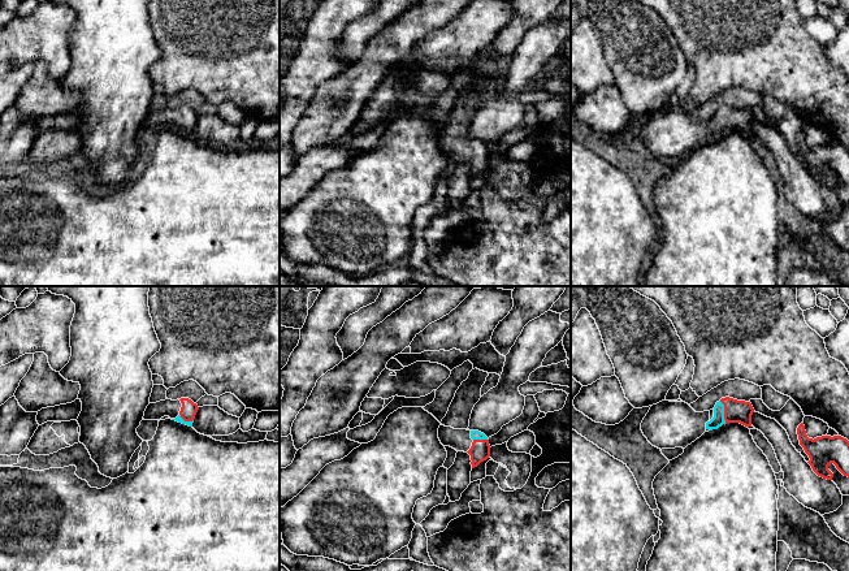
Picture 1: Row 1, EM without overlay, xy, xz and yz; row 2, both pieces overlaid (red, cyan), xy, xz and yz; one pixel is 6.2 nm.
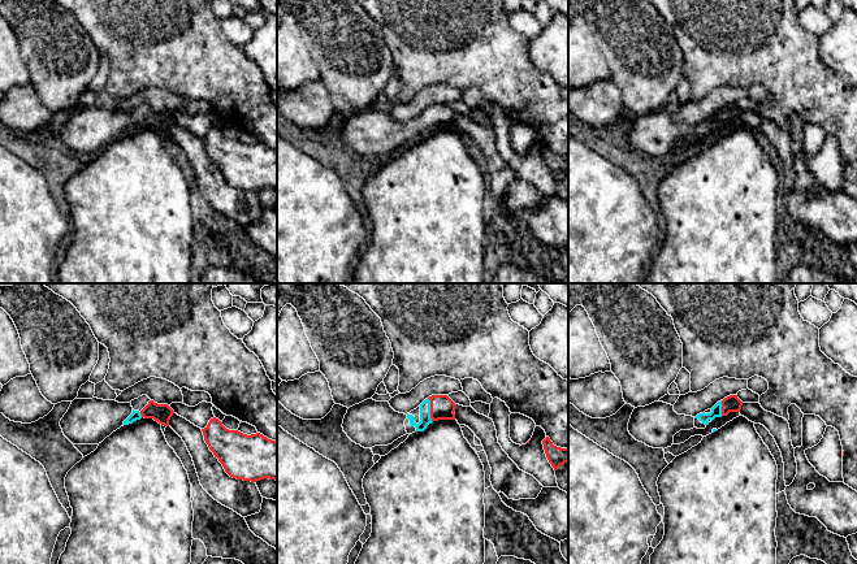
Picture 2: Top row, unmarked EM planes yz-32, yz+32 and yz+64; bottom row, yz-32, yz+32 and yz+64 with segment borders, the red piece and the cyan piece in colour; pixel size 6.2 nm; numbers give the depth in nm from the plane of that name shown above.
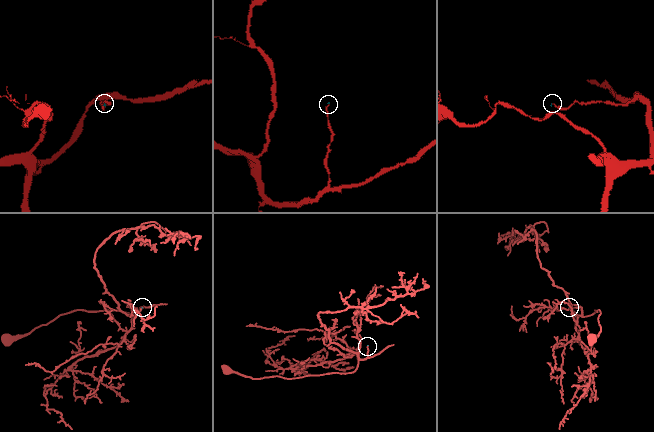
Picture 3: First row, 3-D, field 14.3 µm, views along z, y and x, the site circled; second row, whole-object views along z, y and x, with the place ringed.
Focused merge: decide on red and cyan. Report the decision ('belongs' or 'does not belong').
belongs

